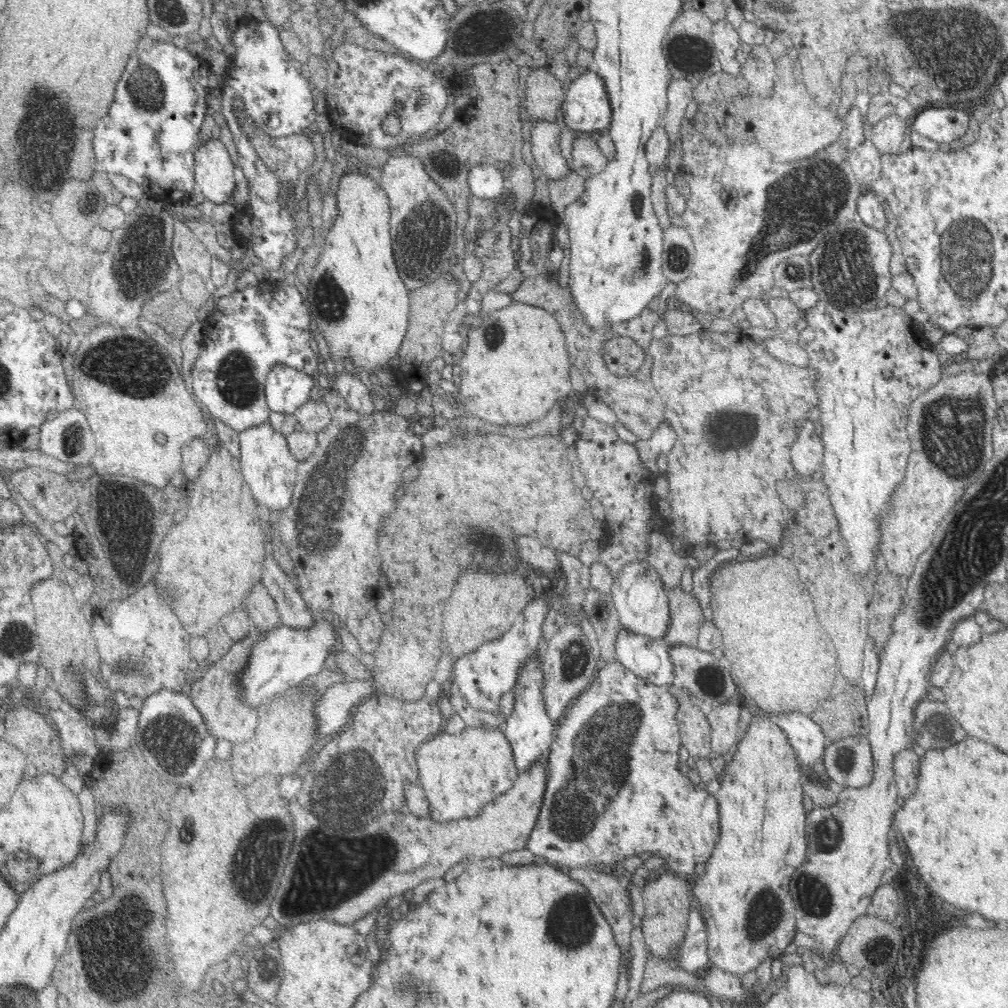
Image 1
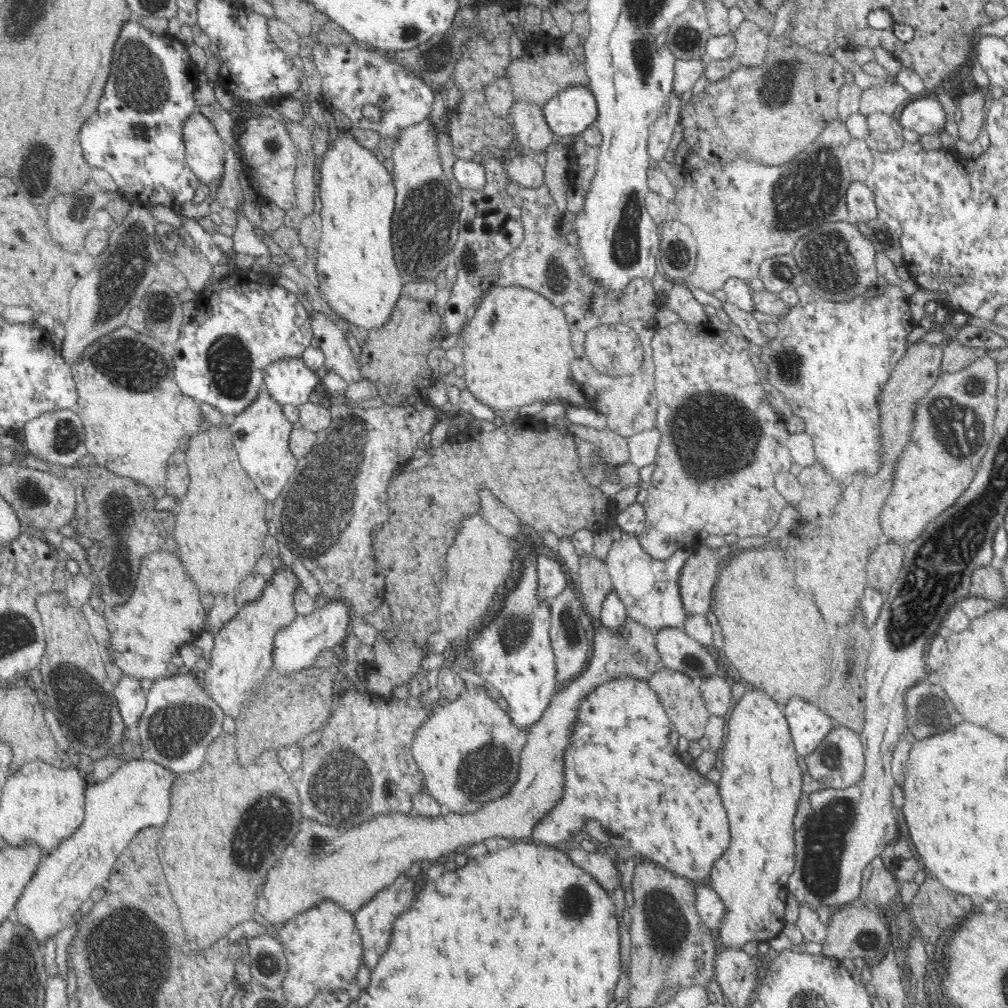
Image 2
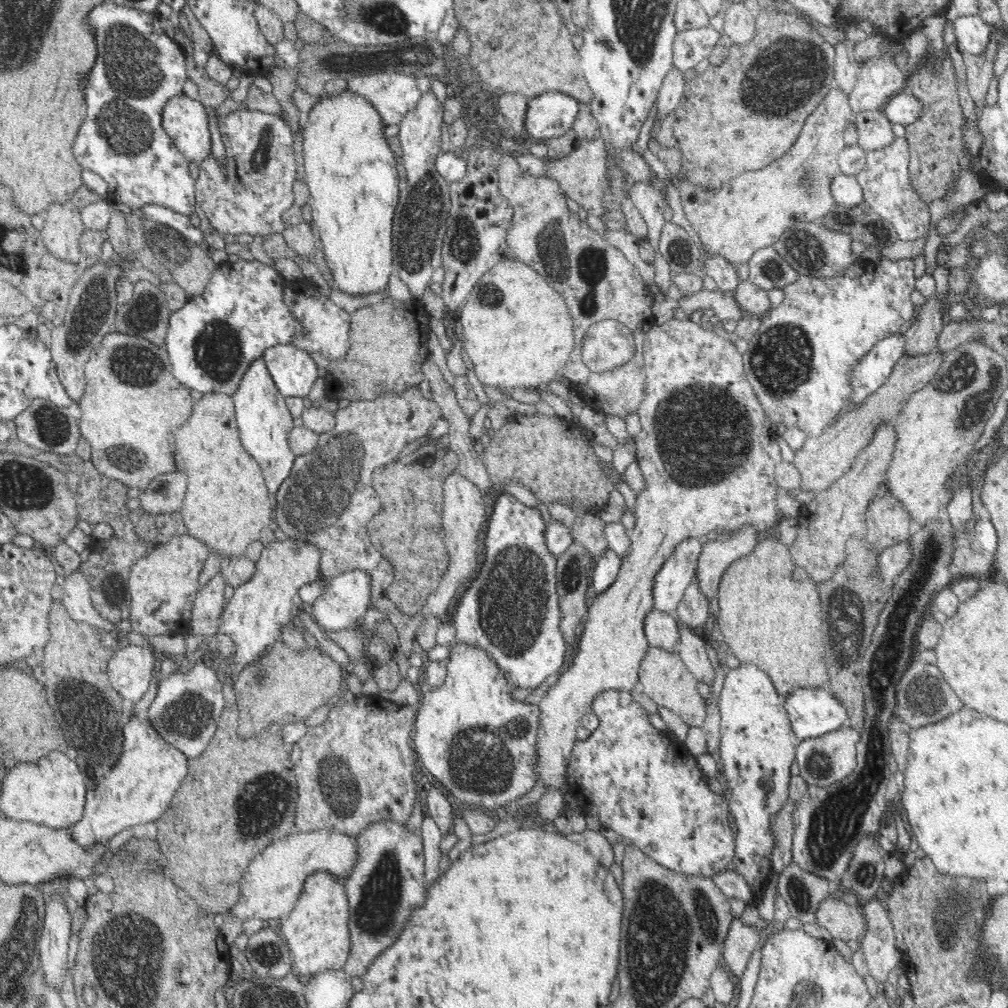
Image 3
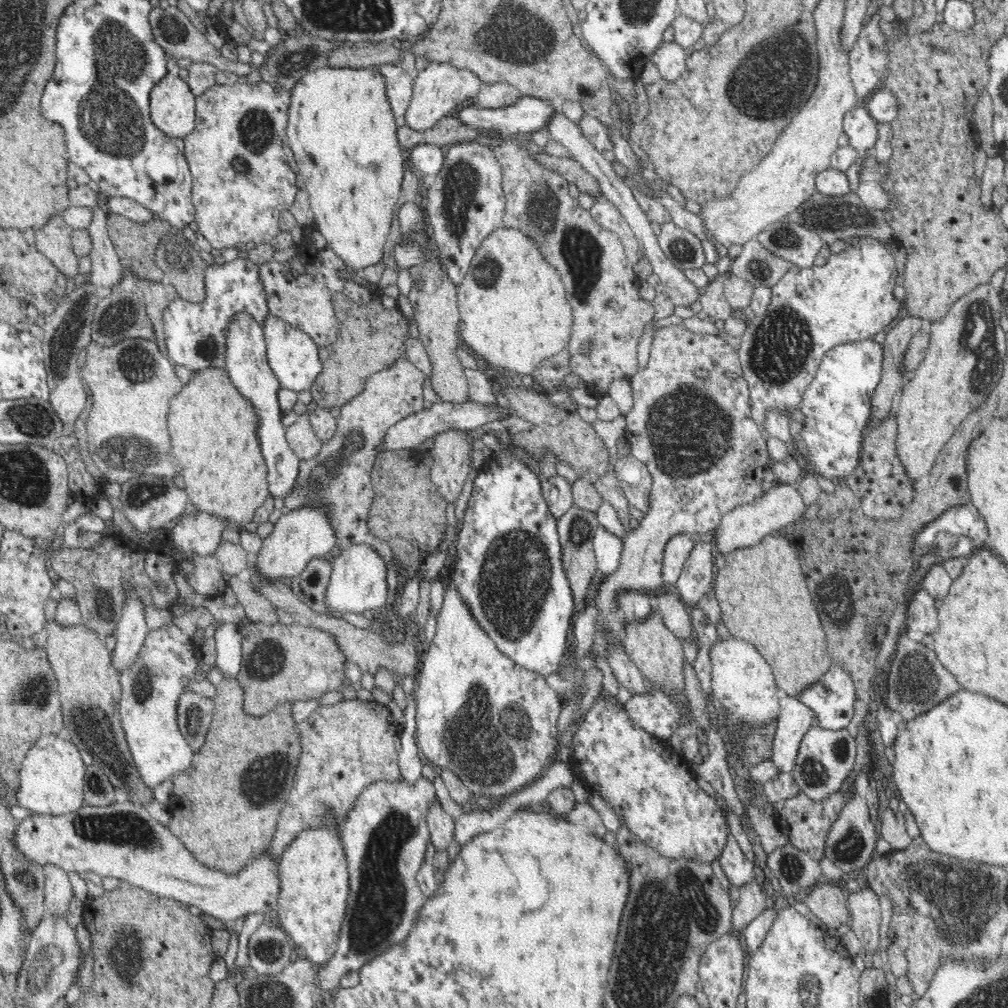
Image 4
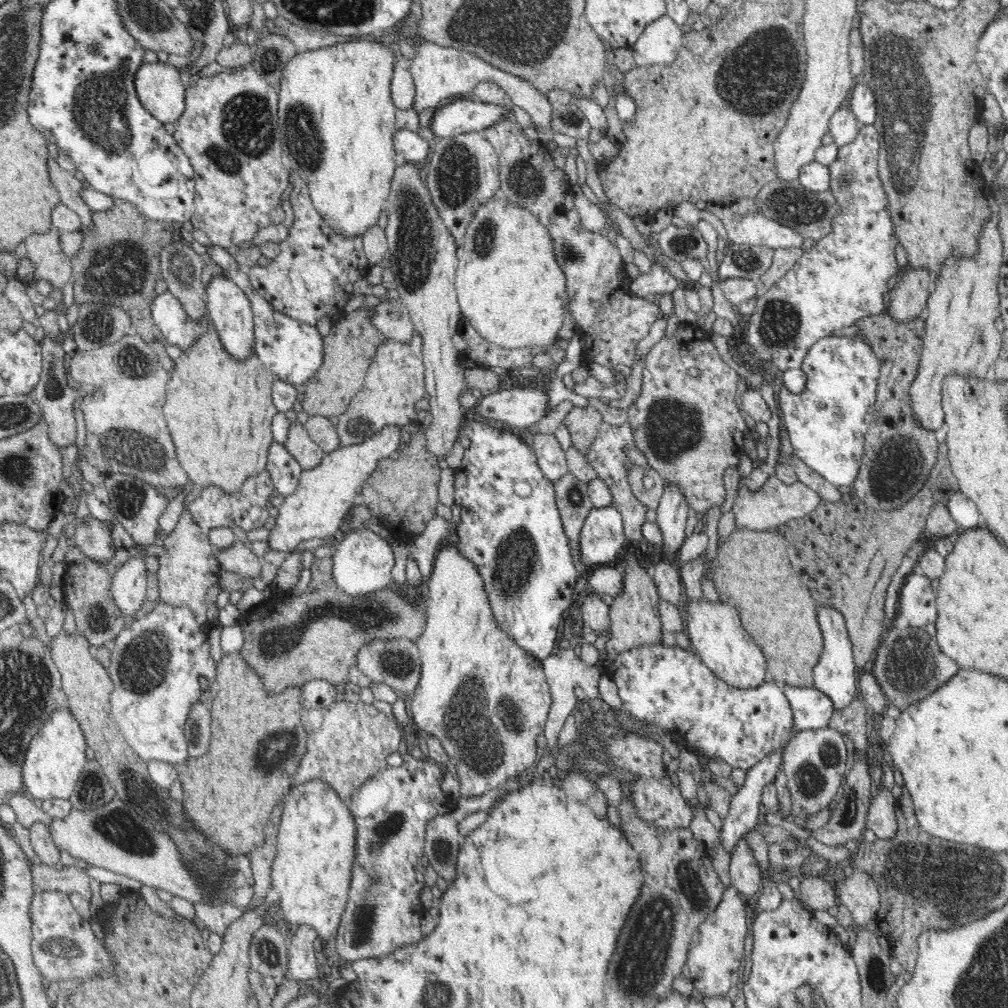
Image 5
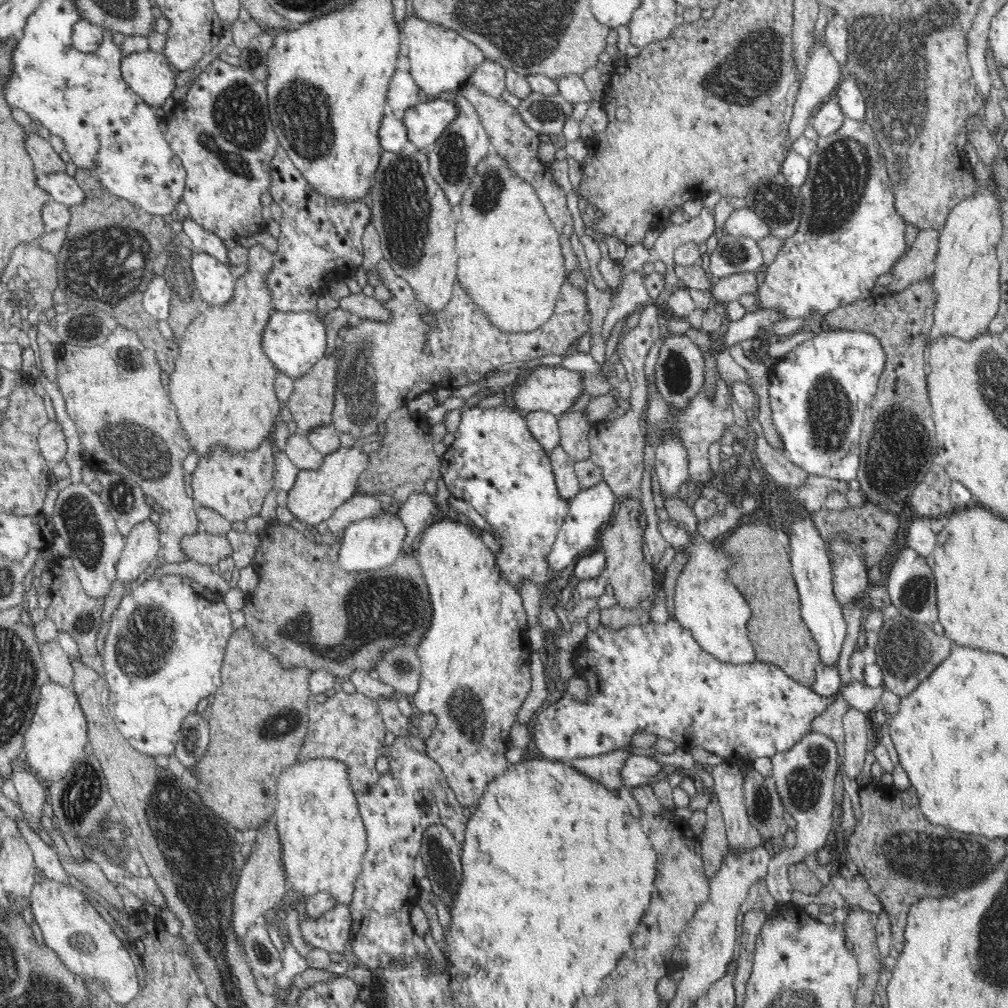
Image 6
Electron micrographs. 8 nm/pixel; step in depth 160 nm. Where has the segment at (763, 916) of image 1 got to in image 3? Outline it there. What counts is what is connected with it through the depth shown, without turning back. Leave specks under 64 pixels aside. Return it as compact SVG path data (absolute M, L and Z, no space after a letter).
M740 662L737 669L729 669L724 676L720 702L720 744L719 759L721 770L724 771L729 812L734 817L734 824L738 828L735 834L735 853L729 868L733 868L749 884L751 892L755 894L756 902L766 890L772 874L772 850L776 844L776 837L772 835L770 818L786 804L788 786L790 786L790 767L795 761L796 736L791 729L789 714L785 709L785 697L777 693L770 677L757 666Z

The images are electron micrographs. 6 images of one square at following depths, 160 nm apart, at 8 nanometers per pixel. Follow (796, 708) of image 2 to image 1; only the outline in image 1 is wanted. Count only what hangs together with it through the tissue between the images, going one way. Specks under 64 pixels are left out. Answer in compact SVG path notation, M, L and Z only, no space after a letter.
M786 712L777 714L774 721L787 736L800 766L810 768L824 760L825 746L829 738L808 715L801 712Z

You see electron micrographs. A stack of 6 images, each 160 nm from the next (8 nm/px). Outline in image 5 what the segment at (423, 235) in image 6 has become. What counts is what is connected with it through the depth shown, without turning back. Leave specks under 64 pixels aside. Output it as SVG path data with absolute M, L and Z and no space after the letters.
M398 162L392 176L390 194L384 201L381 223L388 239L388 258L392 262L400 301L409 310L414 328L423 342L425 390L430 394L429 409L432 418L428 427L423 428L427 449L437 459L444 460L450 456L450 450L458 440L460 424L467 416L460 404L460 392L466 387L464 372L467 368L462 365L461 352L452 343L452 336L460 333L459 324L462 317L455 289L456 269L459 264L457 246L444 221L440 220L427 189L421 165Z

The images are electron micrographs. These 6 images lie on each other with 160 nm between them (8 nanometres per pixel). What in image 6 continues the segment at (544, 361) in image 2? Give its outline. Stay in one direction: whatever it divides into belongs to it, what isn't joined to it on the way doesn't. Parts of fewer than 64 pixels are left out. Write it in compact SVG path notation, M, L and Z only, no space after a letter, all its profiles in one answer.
M492 150L483 162L476 164L476 176L470 180L470 186L456 210L458 224L455 247L458 254L457 280L466 295L487 314L493 326L514 334L532 332L544 326L544 322L554 312L560 288L565 283L566 271L560 249L562 237L552 226L534 187L514 173L507 164L504 157Z

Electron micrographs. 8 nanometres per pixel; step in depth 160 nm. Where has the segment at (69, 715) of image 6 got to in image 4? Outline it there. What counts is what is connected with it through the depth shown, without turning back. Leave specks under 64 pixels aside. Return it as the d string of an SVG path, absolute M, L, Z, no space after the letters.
M42 735L22 760L19 788L16 793L18 805L35 815L67 815L84 804L84 773L87 764L83 755L68 736Z

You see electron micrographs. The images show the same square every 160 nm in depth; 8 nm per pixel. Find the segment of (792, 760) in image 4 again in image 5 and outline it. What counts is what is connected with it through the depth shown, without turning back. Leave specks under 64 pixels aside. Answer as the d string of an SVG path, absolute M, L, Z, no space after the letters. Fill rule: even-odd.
M784 684L781 686L786 698L791 702L794 734L802 730L828 727L833 714L833 704L825 694L821 694L815 686L812 688L791 688ZM784 747L776 749L771 752L767 757L764 757L758 764L752 766L747 770L747 777L738 792L731 798L730 808L727 816L723 819L723 827L721 828L721 844L723 844L724 850L730 854L734 852L738 840L742 838L749 830L755 828L756 823L762 815L763 810L760 809L762 790L767 784L770 784L776 776L778 770L782 770L784 761Z

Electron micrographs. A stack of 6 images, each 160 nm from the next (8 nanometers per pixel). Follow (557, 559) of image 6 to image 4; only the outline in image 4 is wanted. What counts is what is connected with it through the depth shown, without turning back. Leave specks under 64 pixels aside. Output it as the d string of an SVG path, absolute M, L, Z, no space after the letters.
M600 525L593 536L593 548L598 570L611 575L621 562L623 540Z

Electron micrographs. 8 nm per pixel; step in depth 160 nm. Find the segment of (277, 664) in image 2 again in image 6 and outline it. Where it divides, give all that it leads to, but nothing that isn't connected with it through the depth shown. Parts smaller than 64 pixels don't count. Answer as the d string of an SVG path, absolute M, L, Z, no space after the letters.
M384 510L376 517L352 522L344 530L344 537L340 540L338 563L346 572L370 572L384 569L396 562L403 553L406 531L398 514L390 514Z

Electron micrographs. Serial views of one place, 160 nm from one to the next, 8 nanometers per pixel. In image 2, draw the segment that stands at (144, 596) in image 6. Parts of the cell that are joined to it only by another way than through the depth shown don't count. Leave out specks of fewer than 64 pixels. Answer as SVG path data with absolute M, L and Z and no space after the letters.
M144 757L124 762L101 783L87 783L83 823L72 836L60 842L56 850L42 856L34 876L15 904L13 916L21 926L31 930L39 944L44 945L64 928L71 928L74 912L90 898L92 890L107 886L116 859L139 830L160 828L168 820L174 776L170 769Z

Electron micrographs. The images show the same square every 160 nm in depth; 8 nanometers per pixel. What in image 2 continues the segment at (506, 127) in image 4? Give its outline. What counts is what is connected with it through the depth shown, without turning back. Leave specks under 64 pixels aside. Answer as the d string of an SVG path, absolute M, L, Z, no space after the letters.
M572 86L555 94L542 106L544 120L548 123L548 127L558 136L582 135L582 132L596 123L598 118L598 105L596 105L596 97L592 93L592 89L584 86Z

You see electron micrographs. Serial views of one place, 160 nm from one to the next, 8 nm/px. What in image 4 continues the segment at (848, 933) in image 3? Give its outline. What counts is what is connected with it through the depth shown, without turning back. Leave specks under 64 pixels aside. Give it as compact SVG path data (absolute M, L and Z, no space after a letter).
M820 881L805 895L805 903L814 915L829 928L849 924L847 894L842 884Z

